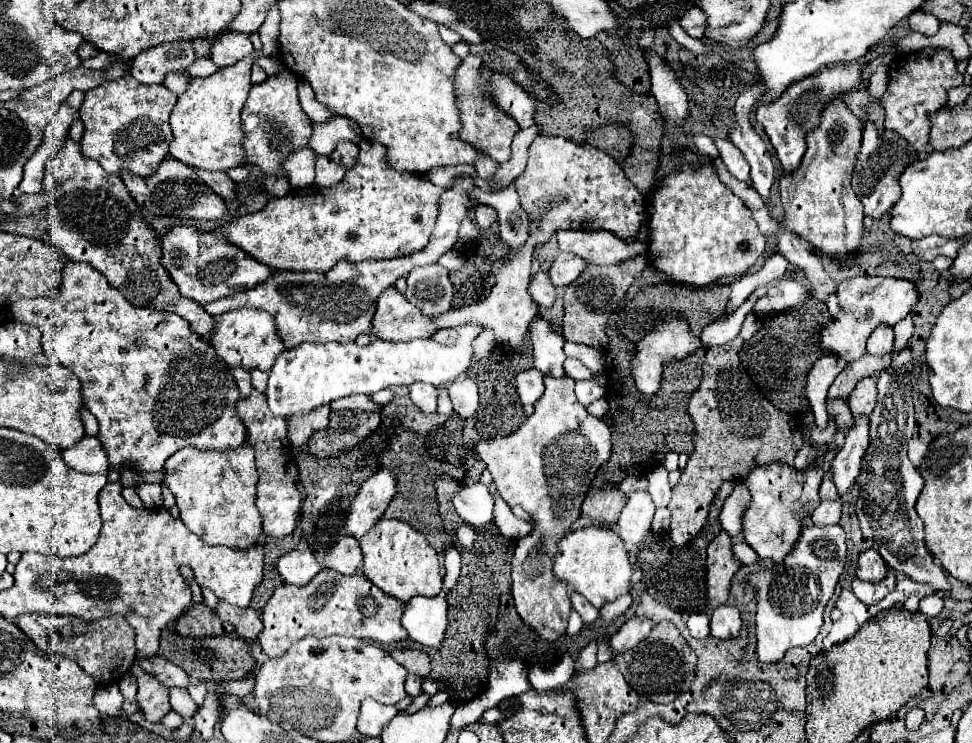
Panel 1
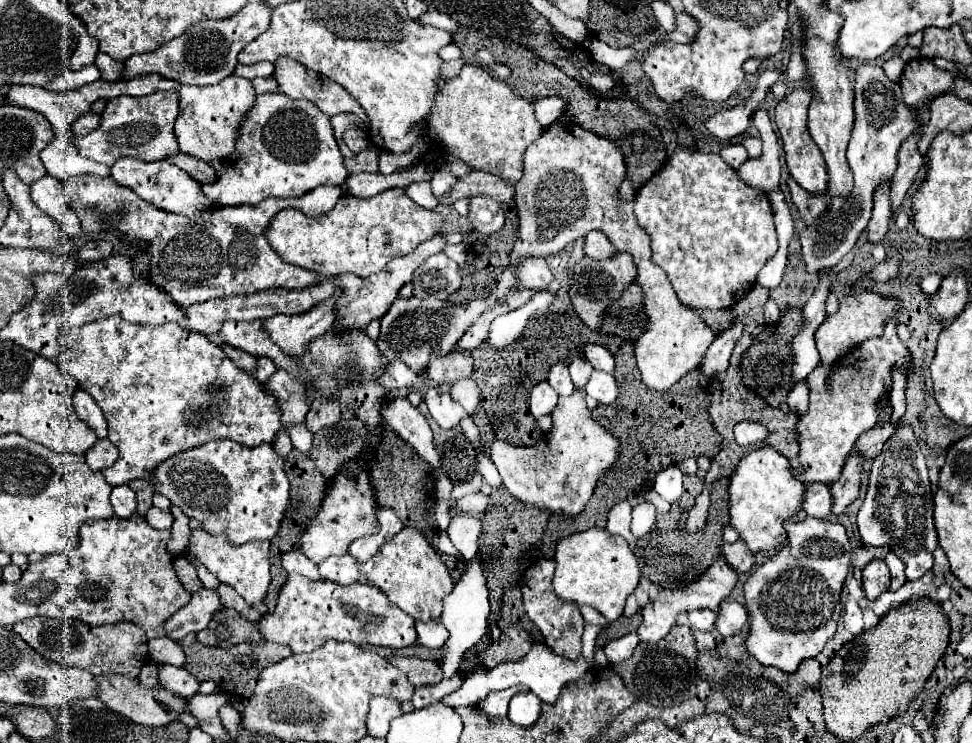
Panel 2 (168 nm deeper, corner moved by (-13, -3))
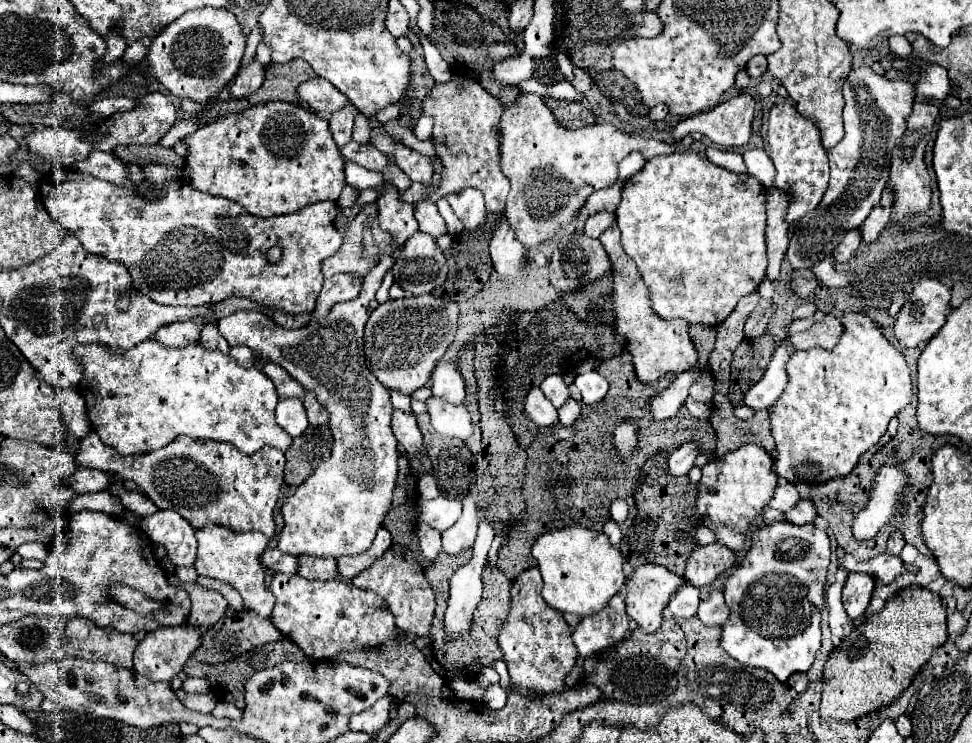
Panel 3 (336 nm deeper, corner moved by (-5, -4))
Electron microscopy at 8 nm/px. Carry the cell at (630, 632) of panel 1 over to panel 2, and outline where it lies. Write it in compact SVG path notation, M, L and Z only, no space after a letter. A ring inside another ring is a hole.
M719 557L707 571L705 575L699 577L699 581L691 583L691 587L683 587L683 591L679 589L661 589L661 593L657 595L657 599L653 599L647 607L643 607L643 621L637 629L637 635L639 635L639 641L643 643L657 643L659 639L663 639L671 627L675 625L675 617L681 613L681 611L693 611L693 609L711 609L713 613L719 613L719 603L725 601L735 583L737 583L737 577L739 573L735 569L731 569L731 565L727 565L727 561L723 557Z

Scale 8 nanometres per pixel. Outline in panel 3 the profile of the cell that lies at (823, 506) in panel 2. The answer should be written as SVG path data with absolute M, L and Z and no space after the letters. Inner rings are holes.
M781 478L777 488L775 488L775 494L773 494L773 498L769 500L767 506L785 512L787 508L793 508L797 502L799 502L799 492L797 492L795 484L791 484L791 482Z

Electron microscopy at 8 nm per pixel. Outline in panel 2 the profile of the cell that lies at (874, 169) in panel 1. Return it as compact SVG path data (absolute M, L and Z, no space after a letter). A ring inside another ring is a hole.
M879 183L877 191L875 191L875 201L873 201L873 215L871 221L867 225L869 229L869 241L877 243L885 237L885 233L889 231L889 223L893 217L893 209L891 209L891 199L889 199L889 183Z

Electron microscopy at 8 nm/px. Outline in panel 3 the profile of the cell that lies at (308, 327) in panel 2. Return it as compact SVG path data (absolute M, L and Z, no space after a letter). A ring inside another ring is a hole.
M335 274L335 276L327 278L321 288L317 306L313 310L313 320L327 316L327 312L331 310L333 304L357 298L361 292L361 286L363 286L363 278L353 276L353 274Z

